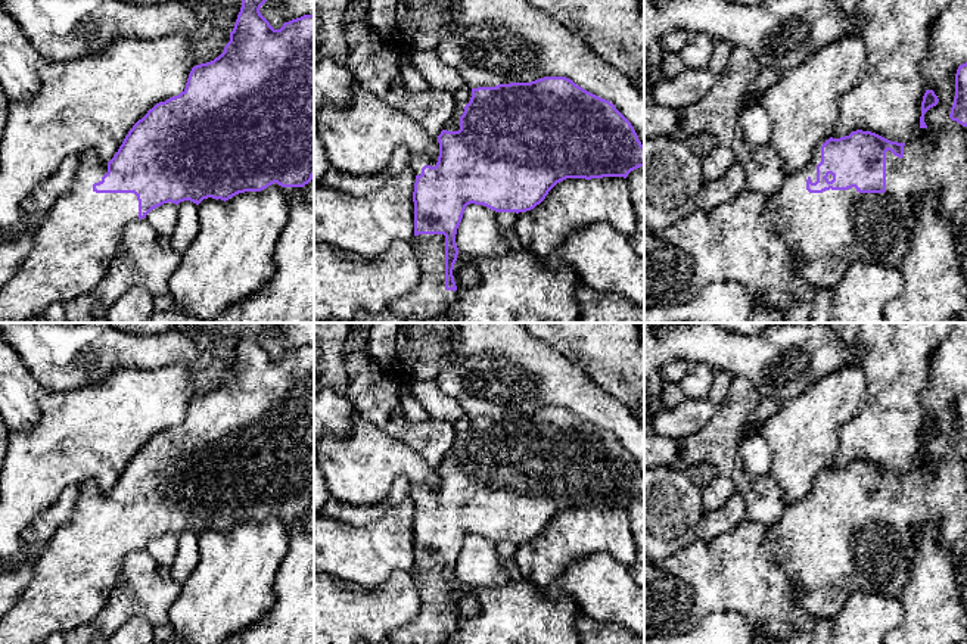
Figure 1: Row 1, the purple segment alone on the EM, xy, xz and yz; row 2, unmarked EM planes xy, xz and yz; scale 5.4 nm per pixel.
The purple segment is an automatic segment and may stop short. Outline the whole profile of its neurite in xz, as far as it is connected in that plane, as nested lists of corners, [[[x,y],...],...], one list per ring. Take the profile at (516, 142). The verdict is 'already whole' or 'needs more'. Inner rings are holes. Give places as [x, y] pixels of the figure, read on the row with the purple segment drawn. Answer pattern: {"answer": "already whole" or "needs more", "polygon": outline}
{"answer": "needs more", "polygon": [[[544,77],[531,83],[498,84],[472,88],[470,102],[455,106],[451,119],[438,136],[439,156],[411,153],[408,168],[416,175],[414,237],[410,242],[420,265],[419,283],[388,311],[407,318],[430,320],[447,314],[457,299],[453,270],[457,255],[457,228],[467,205],[484,205],[495,212],[526,212],[540,205],[548,192],[566,178],[624,177],[644,167],[644,146],[631,122],[606,99],[566,77]]]}

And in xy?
{"answer": "needs more", "polygon": [[[242,0],[240,12],[224,52],[211,62],[193,66],[186,88],[178,96],[159,102],[149,109],[147,113],[133,125],[118,152],[108,164],[100,161],[94,150],[80,156],[80,167],[72,190],[66,196],[62,196],[46,212],[44,221],[34,233],[31,251],[19,264],[18,271],[0,287],[0,323],[25,323],[27,320],[43,314],[53,302],[65,302],[91,292],[108,273],[124,227],[133,221],[146,218],[152,209],[164,203],[171,202],[178,205],[180,202],[190,200],[199,205],[208,197],[226,202],[239,193],[261,192],[277,183],[283,187],[289,200],[301,192],[304,199],[314,206],[314,187],[305,187],[314,177],[314,15],[304,15],[284,22],[280,29],[274,29],[259,12],[265,1],[267,0]]]}

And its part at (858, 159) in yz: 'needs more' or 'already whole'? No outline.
needs more

